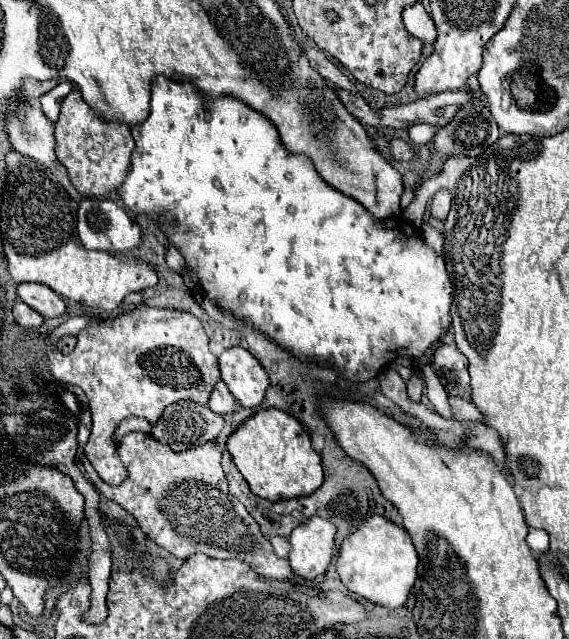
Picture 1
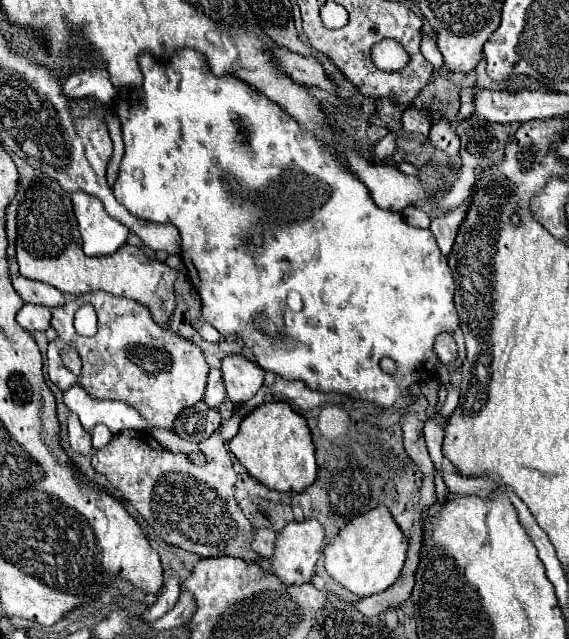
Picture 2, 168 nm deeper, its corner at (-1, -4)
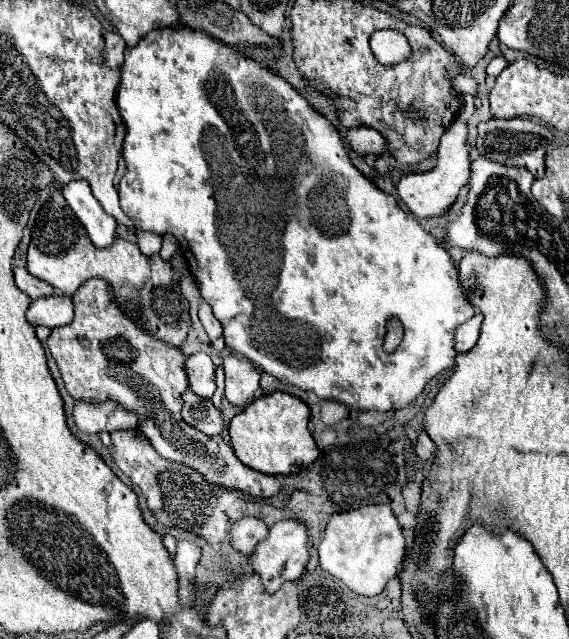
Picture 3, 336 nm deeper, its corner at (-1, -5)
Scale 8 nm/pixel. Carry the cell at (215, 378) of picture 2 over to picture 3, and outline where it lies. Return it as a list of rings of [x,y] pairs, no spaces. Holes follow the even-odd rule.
[[[195,352],[187,358],[189,390],[201,398],[211,398],[215,392],[215,366],[205,352]]]

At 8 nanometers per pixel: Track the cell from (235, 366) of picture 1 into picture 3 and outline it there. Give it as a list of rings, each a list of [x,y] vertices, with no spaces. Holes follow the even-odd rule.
[[[229,354],[223,360],[225,370],[225,398],[233,406],[245,406],[253,400],[259,388],[259,370],[243,356]]]

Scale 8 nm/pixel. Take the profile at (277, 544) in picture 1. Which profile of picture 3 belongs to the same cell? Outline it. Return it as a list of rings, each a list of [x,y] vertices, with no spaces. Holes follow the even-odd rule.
[[[245,516],[237,522],[233,522],[229,544],[239,554],[249,556],[255,550],[255,546],[267,536],[267,532],[269,532],[269,528],[265,526],[263,520],[253,518],[253,516]]]

